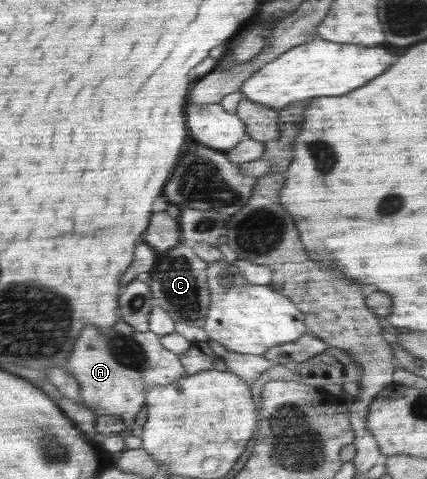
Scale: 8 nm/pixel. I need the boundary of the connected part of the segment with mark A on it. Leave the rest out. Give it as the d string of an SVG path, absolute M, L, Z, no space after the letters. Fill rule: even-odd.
M123 319L109 330L99 332L97 326L87 324L75 340L73 352L64 368L76 378L81 403L92 408L96 416L118 415L127 428L131 428L136 415L146 402L145 393L155 386L168 386L187 374L179 355L165 348L159 335L151 331L138 331Z

